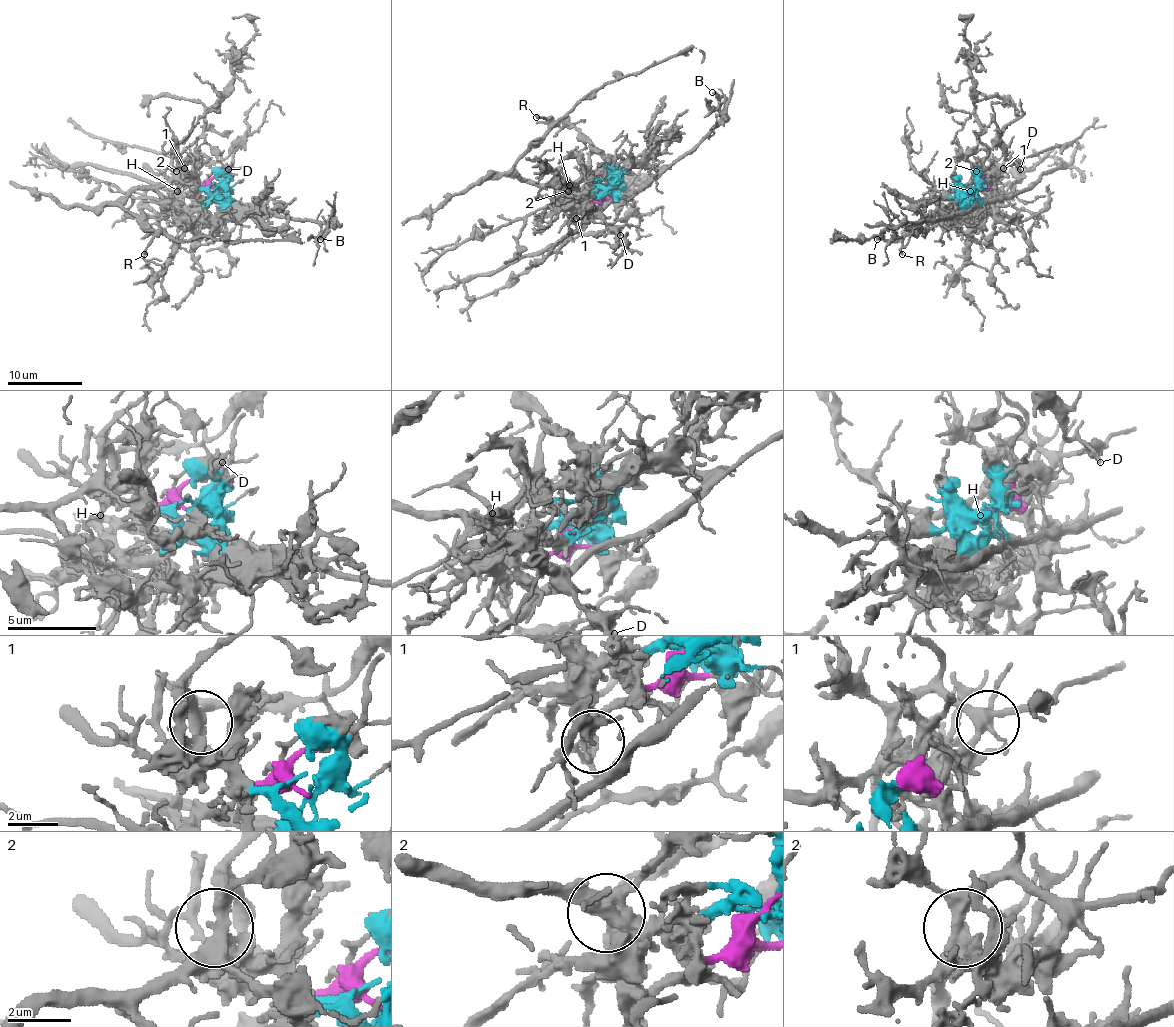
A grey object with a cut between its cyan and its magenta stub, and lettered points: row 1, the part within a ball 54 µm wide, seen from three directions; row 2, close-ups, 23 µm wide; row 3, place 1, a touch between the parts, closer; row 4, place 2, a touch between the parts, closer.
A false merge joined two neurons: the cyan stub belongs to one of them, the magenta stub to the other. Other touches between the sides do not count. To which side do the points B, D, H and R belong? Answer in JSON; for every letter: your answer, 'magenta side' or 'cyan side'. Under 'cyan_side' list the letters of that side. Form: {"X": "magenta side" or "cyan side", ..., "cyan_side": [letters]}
{"B": "cyan side", "D": "magenta side", "H": "cyan side", "R": "magenta side", "cyan_side": ["B", "H"]}

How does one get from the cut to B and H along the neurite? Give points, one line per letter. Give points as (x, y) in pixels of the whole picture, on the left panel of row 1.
B: (218, 189), (225, 191), (242, 206), (270, 208), (279, 216), (324, 221), (327, 232), (320, 240)
H: (218, 189), (216, 188), (197, 208), (186, 210), (180, 208), (171, 195), (177, 191)

